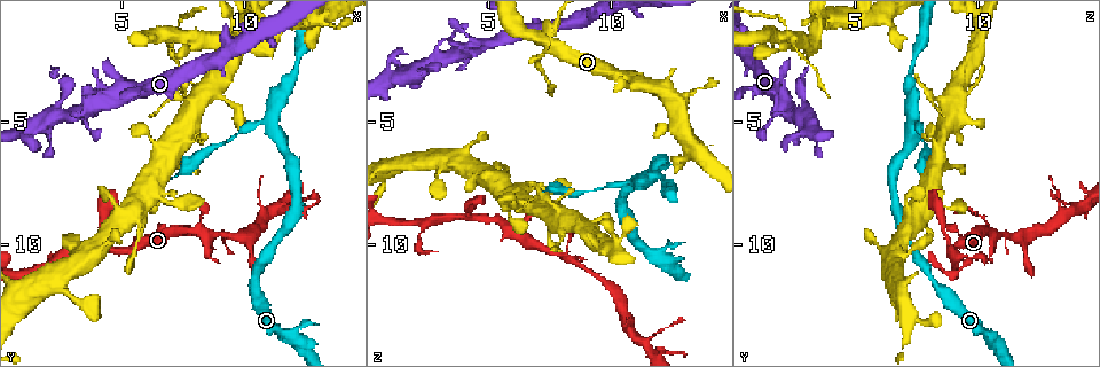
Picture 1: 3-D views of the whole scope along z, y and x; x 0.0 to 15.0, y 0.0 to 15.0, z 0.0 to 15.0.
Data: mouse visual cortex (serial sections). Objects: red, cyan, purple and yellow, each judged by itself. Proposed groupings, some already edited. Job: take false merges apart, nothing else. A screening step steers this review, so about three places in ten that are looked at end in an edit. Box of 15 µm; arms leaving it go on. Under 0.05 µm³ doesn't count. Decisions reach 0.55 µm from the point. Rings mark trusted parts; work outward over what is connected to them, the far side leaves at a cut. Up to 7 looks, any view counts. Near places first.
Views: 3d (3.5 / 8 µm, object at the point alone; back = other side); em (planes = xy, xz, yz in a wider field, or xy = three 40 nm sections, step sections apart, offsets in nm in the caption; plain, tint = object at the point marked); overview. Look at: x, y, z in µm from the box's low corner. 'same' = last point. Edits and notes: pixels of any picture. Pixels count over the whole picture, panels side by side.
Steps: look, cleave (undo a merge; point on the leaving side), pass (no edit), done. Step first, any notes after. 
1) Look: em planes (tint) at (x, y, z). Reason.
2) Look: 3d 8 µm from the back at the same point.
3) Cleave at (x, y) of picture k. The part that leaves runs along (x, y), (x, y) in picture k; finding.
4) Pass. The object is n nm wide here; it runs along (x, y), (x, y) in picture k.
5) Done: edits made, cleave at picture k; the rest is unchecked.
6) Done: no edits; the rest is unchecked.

Look: 3d 3.5 µm at (4.9, 3.2, 2.0). Thin neck.

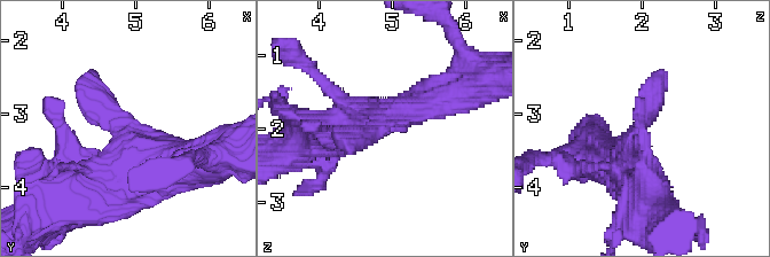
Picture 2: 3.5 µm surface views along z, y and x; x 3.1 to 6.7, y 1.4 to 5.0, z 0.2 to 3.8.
Look: em planes (tint) at (4.85, 3.15, 2.00).

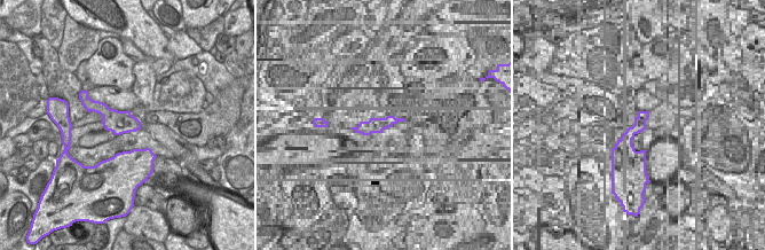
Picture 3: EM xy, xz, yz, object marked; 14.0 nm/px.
Pass. It runs along (172, 170), (87, 71) in picture 2; continuous, no second cell.

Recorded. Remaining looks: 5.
Look: em xy step 3 (tint) at (7.6, 1.5, 2.0). Looks like a crossing.

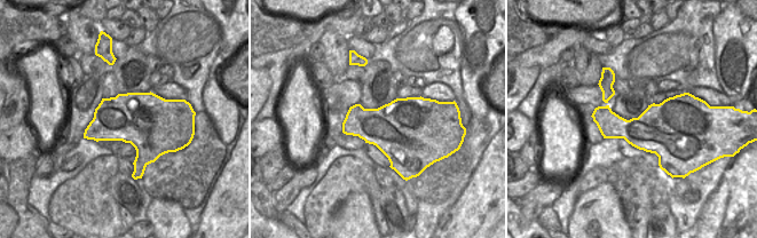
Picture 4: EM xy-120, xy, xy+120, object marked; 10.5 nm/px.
Look: 3d 3.5 µm at the same point.

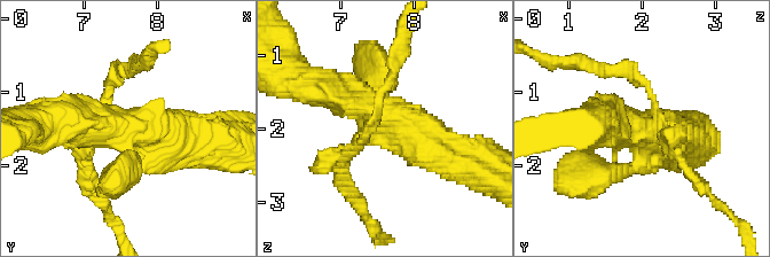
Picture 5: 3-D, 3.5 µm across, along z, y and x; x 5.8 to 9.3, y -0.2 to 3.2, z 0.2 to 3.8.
Cleave at (81, 166) of picture 5. The object is 600 nm wide here; the part that leaves runs along (356, 145), (339, 177), (361, 211) in picture 5; two cells meet here.

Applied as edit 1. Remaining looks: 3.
Done: edits made, cleave at picture 5; the rest is unchecked.

